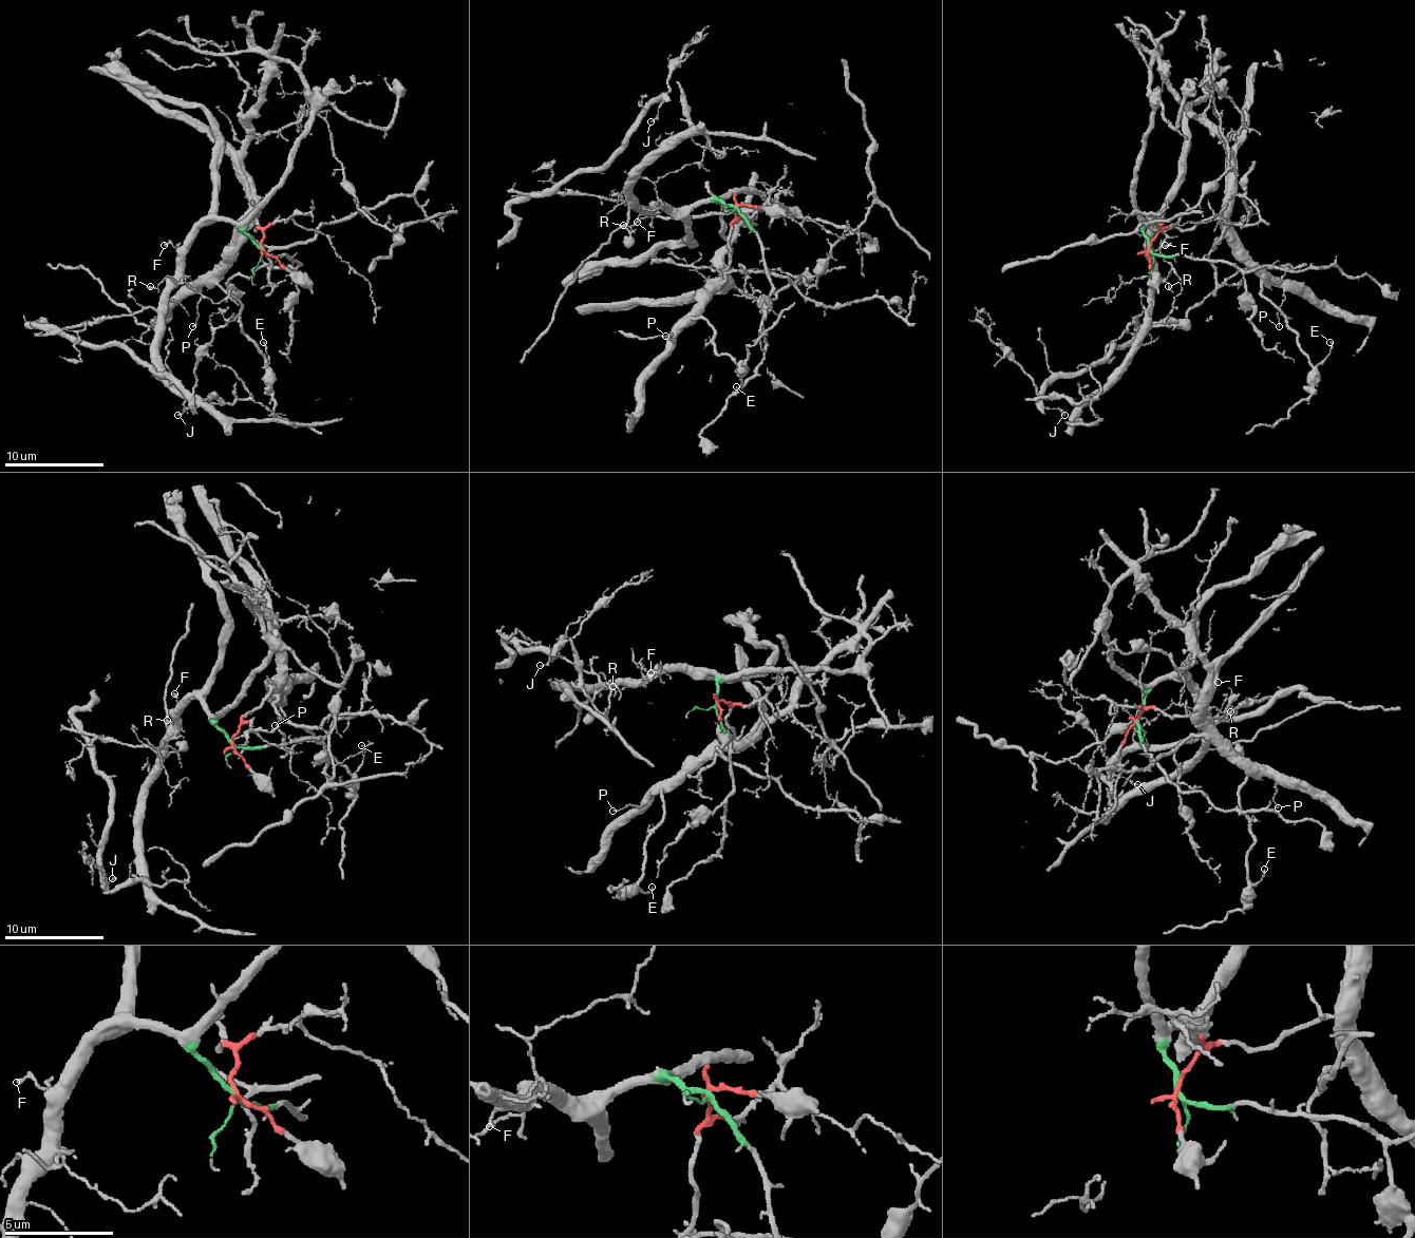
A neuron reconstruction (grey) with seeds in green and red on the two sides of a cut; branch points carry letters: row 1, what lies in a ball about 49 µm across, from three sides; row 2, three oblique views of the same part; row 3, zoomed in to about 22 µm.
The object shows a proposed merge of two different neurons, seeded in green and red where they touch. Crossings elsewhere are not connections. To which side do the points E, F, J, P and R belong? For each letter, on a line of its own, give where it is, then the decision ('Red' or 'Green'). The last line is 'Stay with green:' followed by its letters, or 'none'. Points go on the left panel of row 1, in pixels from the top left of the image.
E: Place: (263, 342). Red
F: Place: (164, 245). Green
J: Place: (177, 415). Green
P: Place: (192, 326). Red
R: Place: (150, 286). Green
Stay with green: F, J, R

